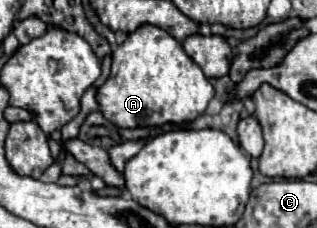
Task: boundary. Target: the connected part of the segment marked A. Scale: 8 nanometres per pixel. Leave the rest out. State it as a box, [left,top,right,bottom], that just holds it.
[96,26,214,128]

